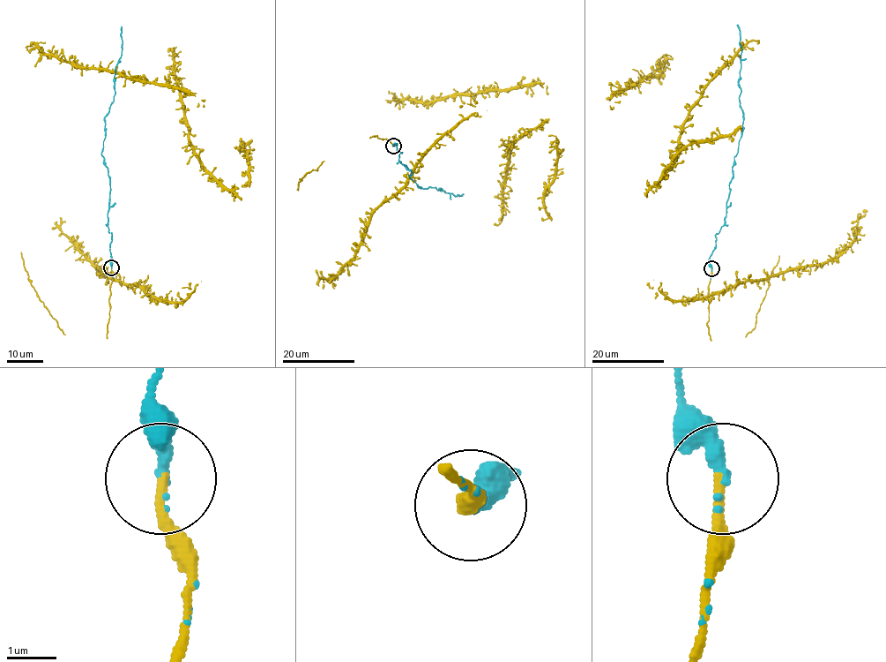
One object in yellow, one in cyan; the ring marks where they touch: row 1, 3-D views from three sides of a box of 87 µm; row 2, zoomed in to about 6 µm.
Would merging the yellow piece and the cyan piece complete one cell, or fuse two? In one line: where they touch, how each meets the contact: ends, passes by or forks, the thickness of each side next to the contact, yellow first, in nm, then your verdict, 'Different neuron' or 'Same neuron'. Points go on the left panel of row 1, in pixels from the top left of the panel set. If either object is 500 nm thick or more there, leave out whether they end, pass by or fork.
Place: (111, 267). At the ring yellow ends. At the ring cyan ends. Thickness 180 nm (yellow) against 280 nm. Same neuron

